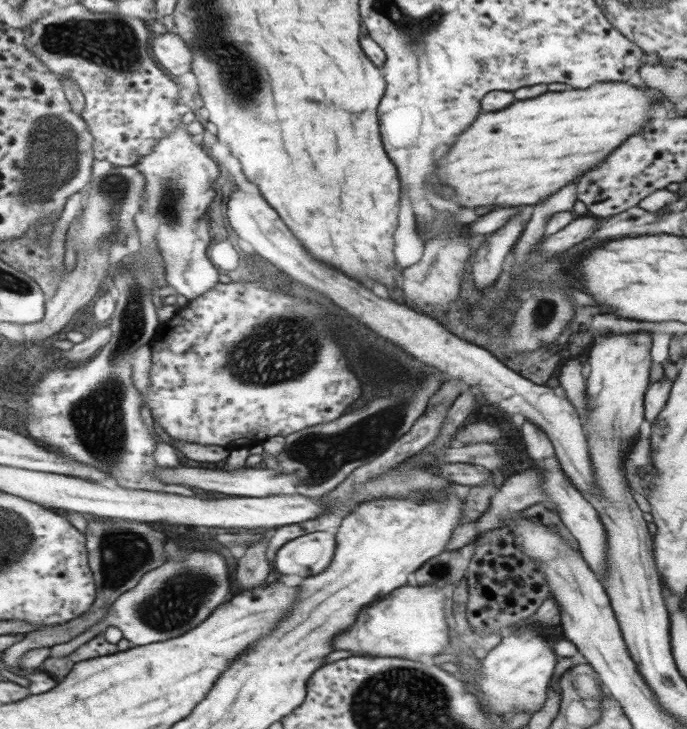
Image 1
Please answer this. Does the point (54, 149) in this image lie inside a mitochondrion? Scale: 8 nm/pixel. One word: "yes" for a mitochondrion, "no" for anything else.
yes

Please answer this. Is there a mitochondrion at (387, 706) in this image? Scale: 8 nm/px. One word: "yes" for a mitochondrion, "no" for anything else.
yes

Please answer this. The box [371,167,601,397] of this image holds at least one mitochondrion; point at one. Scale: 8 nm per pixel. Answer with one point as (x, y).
(543, 314)

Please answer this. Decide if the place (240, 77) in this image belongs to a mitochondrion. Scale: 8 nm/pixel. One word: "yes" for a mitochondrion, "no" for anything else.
yes

